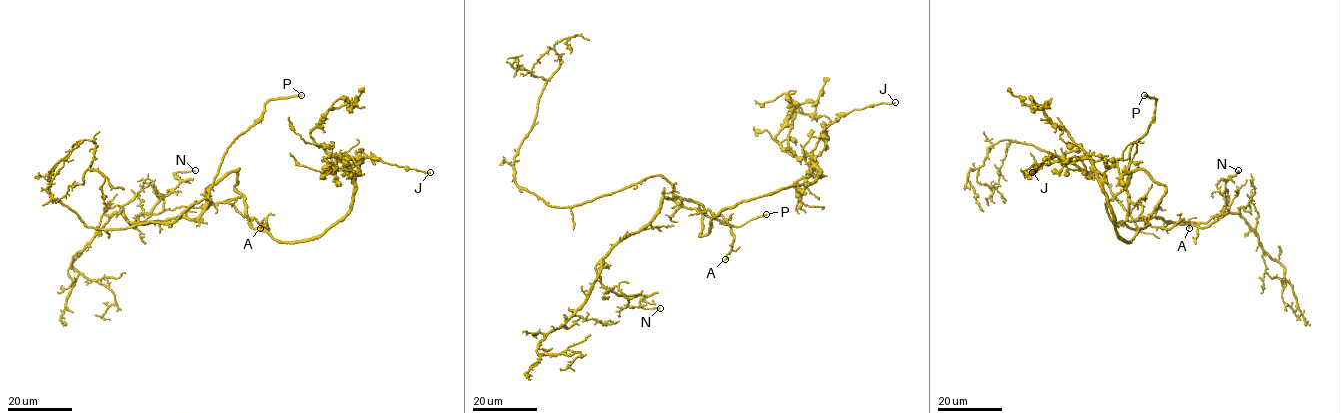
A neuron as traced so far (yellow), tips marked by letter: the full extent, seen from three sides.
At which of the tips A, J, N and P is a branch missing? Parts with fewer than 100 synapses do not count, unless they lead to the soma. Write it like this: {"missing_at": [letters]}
{"missing_at": ["P"]}

